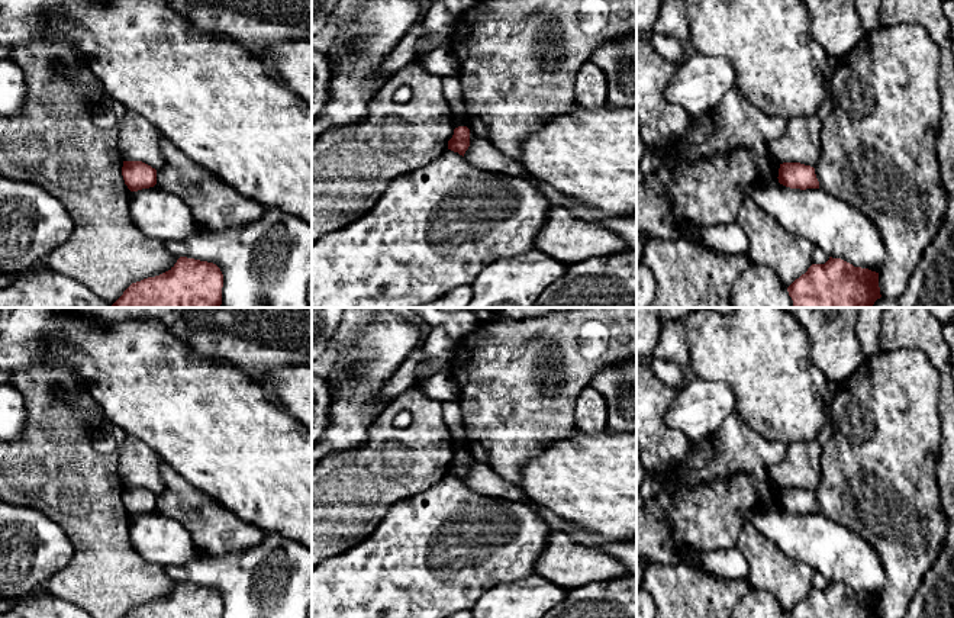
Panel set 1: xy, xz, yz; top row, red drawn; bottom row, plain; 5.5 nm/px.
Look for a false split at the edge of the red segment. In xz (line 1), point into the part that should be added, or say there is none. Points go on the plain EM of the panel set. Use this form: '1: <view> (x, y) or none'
1: none

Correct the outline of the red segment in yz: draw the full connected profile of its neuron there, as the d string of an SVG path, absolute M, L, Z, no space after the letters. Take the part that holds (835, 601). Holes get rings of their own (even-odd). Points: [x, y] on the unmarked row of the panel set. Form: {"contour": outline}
{"contour": "M832 583L825 589L812 589L796 603L789 618L880 618L879 598Z"}

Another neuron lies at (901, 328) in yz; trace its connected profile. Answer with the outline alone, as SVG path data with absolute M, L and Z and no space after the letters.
M886 308L879 342L882 351L919 348L940 371L942 441L937 480L944 512L954 516L954 383L951 353L942 335L942 325L925 308Z

